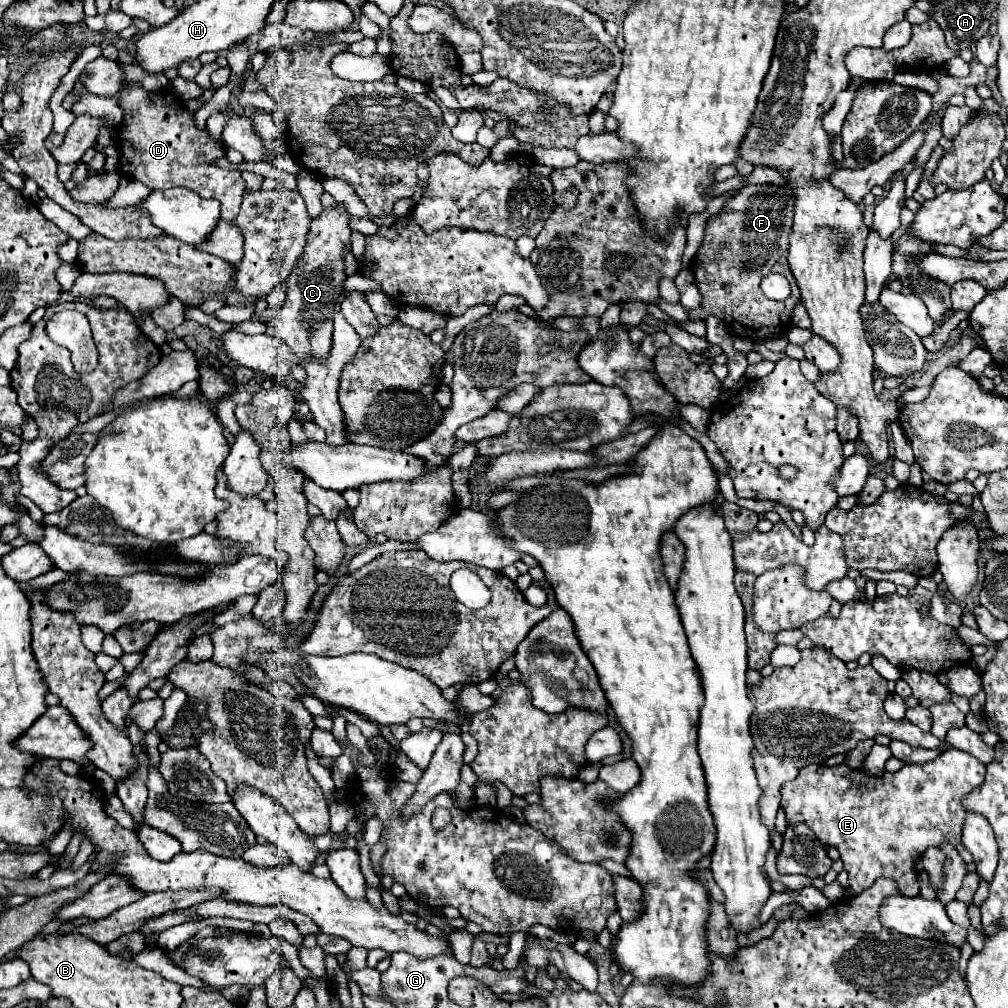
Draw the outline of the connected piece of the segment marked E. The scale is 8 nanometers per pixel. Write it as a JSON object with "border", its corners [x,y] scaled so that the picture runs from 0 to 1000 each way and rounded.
{"border":[[[937,744],[929,754],[909,760],[901,758],[889,768],[877,766],[875,770],[861,770],[857,764],[845,764],[839,758],[833,760],[802,760],[796,762],[792,772],[778,778],[776,782],[776,798],[780,804],[782,817],[800,815],[806,825],[819,839],[829,839],[833,851],[837,855],[837,863],[841,865],[843,881],[853,887],[861,879],[867,877],[869,871],[881,869],[887,871],[893,885],[899,889],[911,889],[913,879],[907,873],[907,857],[903,853],[911,851],[919,841],[931,839],[933,833],[942,833],[952,841],[952,849],[956,853],[964,853],[964,847],[952,837],[952,825],[956,815],[956,800],[954,792],[960,790],[966,782],[976,776],[978,760],[970,756],[966,750],[956,748],[954,744]]]}

